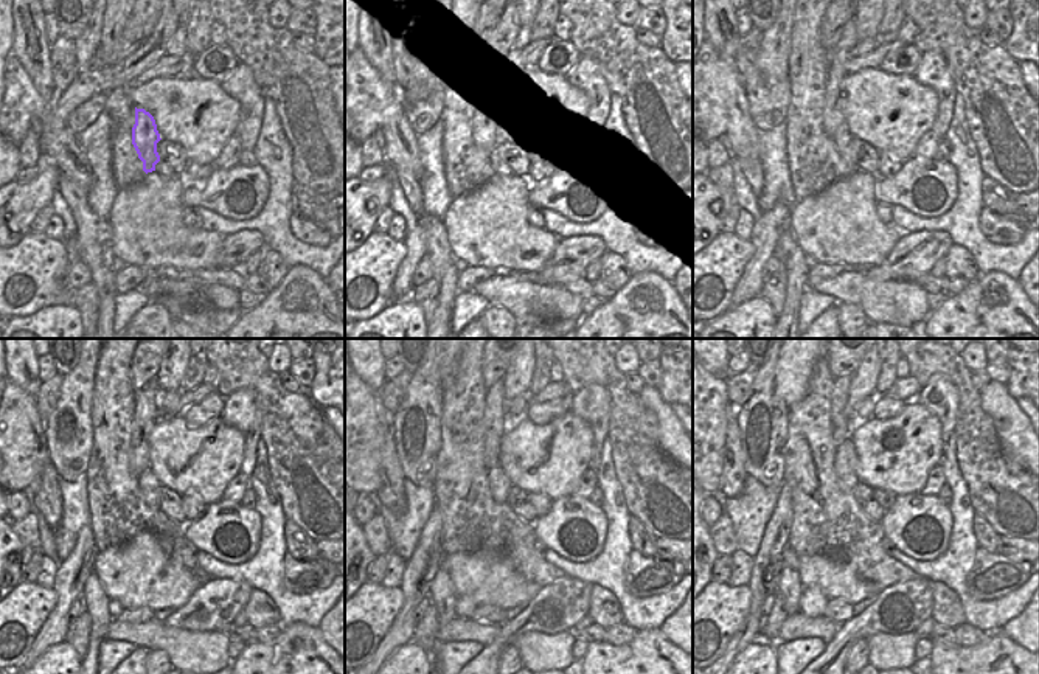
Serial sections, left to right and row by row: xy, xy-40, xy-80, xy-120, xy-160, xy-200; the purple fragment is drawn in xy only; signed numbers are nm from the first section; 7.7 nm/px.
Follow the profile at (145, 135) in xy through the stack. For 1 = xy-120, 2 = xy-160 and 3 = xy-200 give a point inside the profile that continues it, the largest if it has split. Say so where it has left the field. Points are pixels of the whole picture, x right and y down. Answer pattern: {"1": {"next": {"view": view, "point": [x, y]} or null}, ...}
{"1": {"next": {"view": "xy-120", "point": [146, 412]}}, "2": {"next": {"view": "xy-160", "point": [496, 407]}}, "3": {"next": {"view": "xy-200", "point": [842, 426]}}}

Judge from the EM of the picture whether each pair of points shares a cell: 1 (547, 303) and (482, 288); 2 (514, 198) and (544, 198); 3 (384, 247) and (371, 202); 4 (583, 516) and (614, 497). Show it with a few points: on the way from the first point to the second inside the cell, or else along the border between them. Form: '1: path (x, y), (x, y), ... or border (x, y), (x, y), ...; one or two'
1: path (531, 303), (513, 292), (497, 289); one
2: border (531, 184), (530, 204); two
3: border (371, 232), (361, 246); two
4: border (600, 507), (606, 516), (604, 542); two

